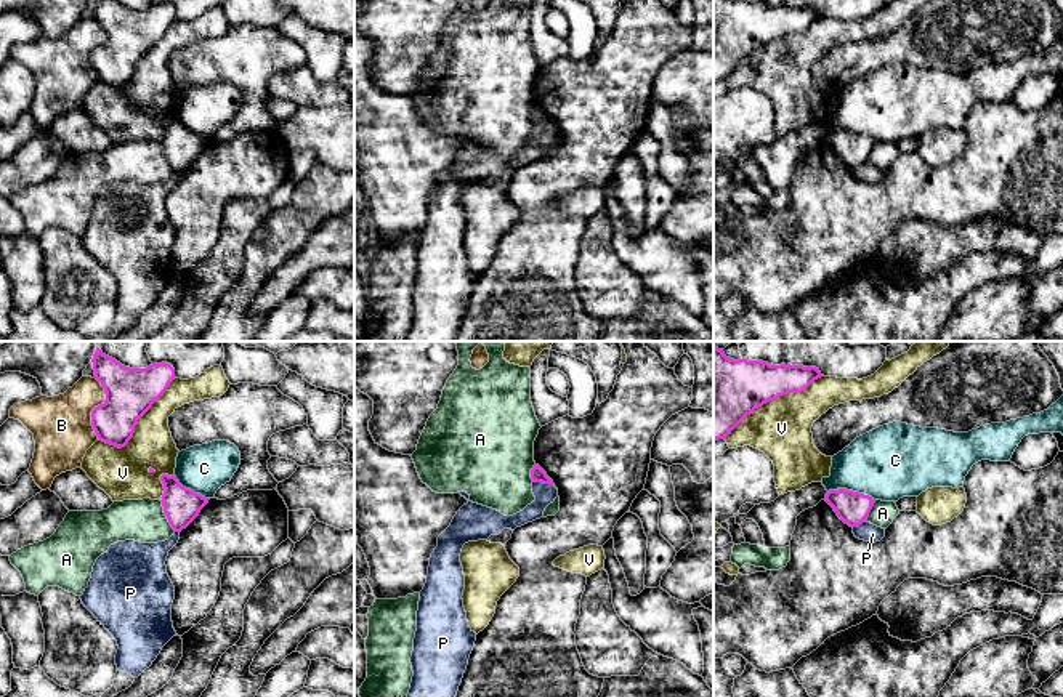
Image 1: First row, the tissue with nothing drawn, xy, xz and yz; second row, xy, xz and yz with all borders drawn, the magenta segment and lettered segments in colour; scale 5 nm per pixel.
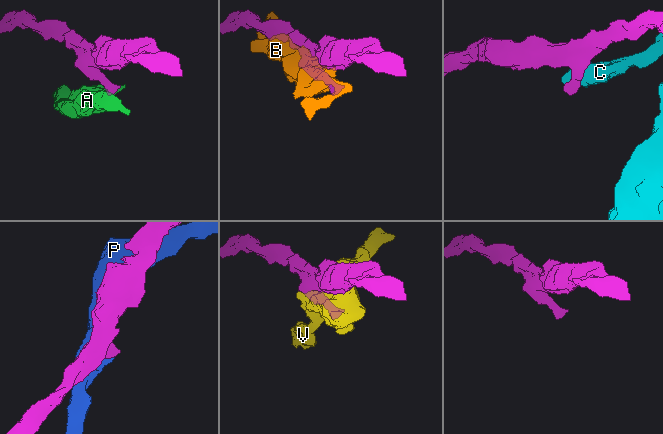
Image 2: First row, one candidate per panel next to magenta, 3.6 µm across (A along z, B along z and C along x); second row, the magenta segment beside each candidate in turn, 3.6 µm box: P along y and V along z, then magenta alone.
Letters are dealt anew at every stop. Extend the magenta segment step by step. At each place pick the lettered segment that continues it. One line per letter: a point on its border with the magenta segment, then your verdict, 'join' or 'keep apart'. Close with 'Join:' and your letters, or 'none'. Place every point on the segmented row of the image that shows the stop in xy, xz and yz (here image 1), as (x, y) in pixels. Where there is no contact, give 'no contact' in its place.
A: contact xy (165, 515); keep apart
B: contact xy (95, 407); keep apart
C: contact yz (852, 491); keep apart
P: contact xz (544, 483); keep apart
V: contact yz (773, 399); keep apart
Join: none

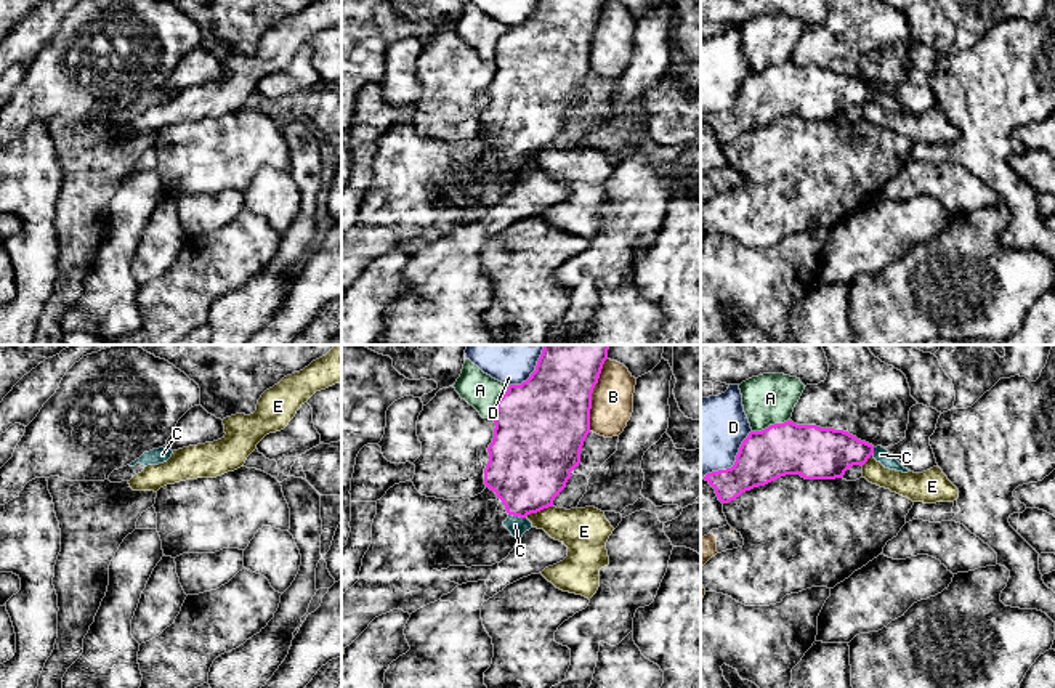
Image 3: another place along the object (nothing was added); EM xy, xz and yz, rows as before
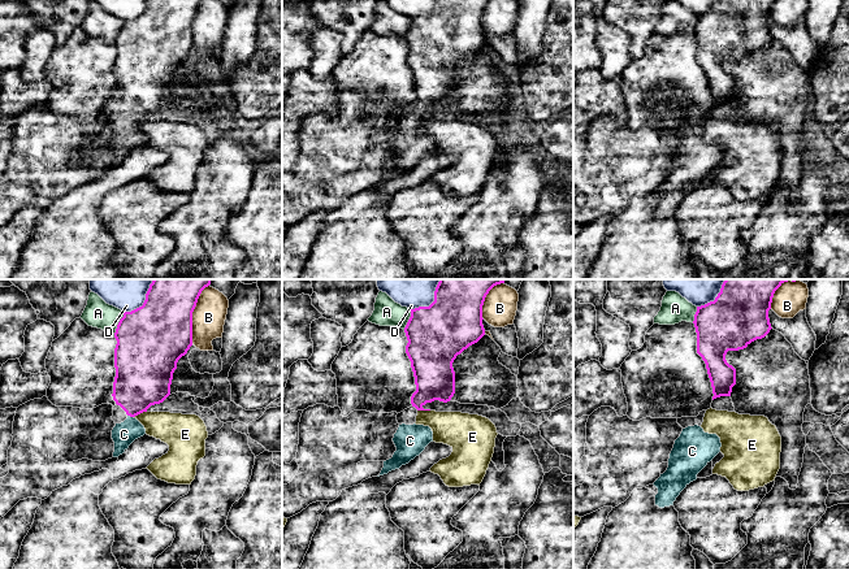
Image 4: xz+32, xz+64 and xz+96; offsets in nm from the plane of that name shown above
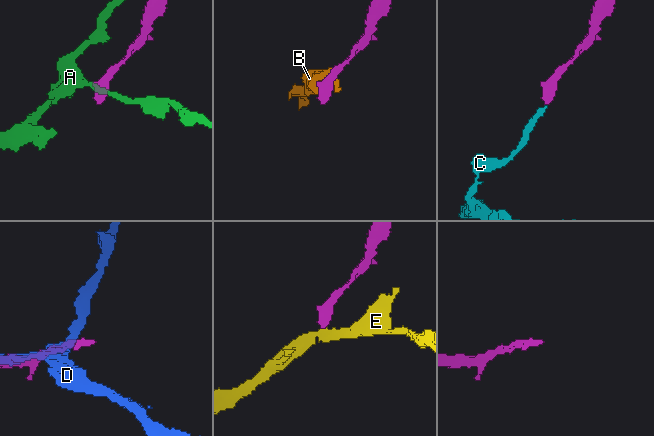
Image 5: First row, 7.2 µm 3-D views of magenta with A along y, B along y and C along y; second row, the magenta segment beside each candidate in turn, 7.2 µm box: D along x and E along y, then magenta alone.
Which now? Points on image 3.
A: contact yz (770, 425); keep apart
B: contact xz (590, 395); keep apart
C: contact xz (517, 515); join
D: contact yz (735, 462); keep apart
E: contact xz (537, 510); keep apart
Join: C

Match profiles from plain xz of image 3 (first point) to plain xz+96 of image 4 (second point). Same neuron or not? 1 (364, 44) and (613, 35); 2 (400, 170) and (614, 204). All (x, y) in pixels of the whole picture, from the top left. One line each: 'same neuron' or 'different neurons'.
1: different neurons
2: same neuron

